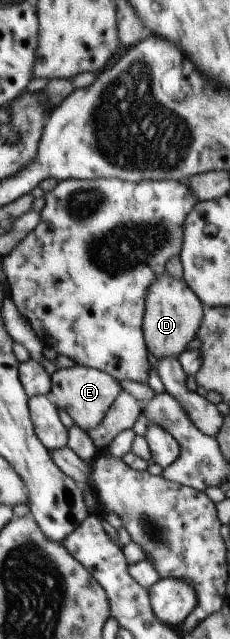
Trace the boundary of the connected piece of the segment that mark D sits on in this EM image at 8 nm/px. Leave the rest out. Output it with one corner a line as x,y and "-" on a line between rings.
166,271
157,275
149,285
144,303
144,336
149,353
159,361
163,357
181,355
189,341
195,337
203,315
203,307
197,296
182,279
173,279

